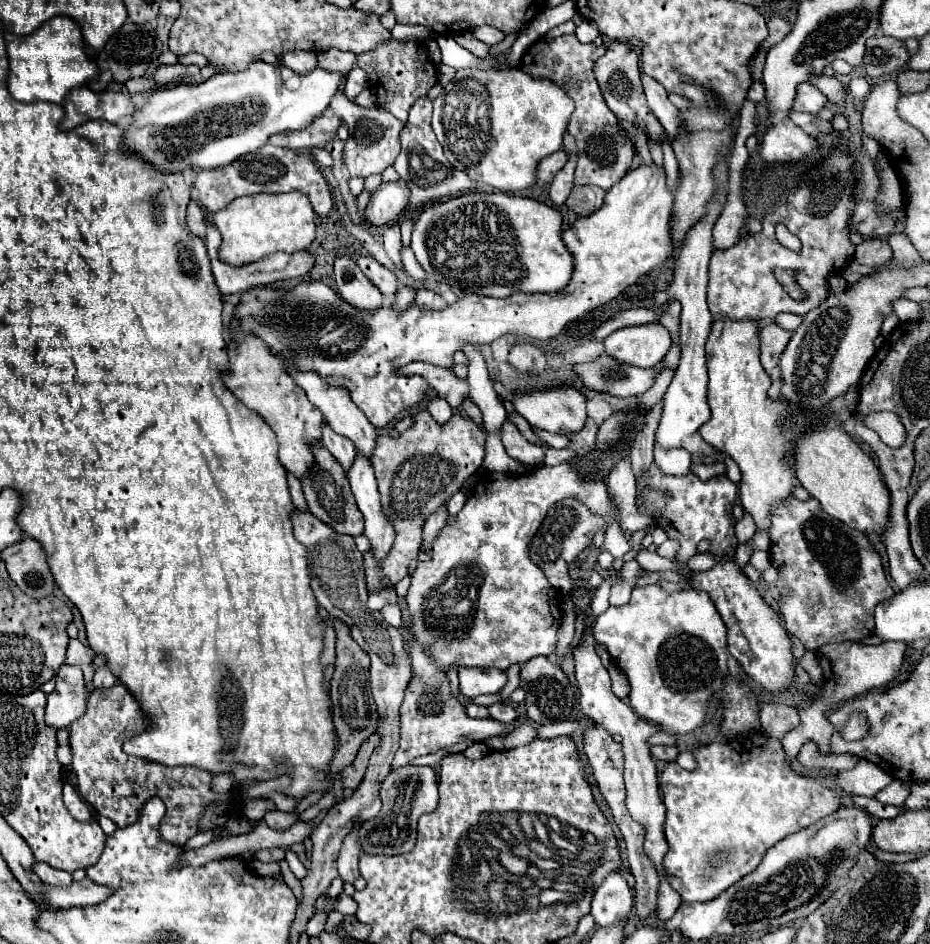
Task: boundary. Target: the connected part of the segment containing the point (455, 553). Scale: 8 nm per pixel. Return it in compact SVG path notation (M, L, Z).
M567 463L555 467L541 465L523 475L487 473L459 511L457 523L453 527L443 527L433 545L431 563L417 565L405 597L411 615L411 627L407 627L407 633L417 639L417 643L433 657L435 663L441 665L443 673L447 673L449 667L497 667L505 671L509 665L523 663L535 655L549 657L555 653L563 595L551 587L543 569L531 561L529 545L537 535L549 507L569 495L579 497L591 511L609 521L609 529L605 531L605 549L613 557L621 559L631 549L631 543L619 529L619 521L611 515L605 485L581 481Z

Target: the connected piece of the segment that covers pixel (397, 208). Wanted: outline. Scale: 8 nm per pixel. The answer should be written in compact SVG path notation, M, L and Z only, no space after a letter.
M403 179L397 183L381 183L365 209L365 221L371 227L383 229L385 225L399 221L399 213L403 215L405 205L409 205L409 189Z

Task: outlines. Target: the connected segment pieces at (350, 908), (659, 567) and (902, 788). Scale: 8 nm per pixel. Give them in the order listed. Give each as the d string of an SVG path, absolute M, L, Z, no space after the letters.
M343 893L341 897L337 897L335 911L341 911L343 915L355 915L355 913L357 913L357 903L353 901L353 897L347 897L347 895Z
M646 549L639 551L635 560L639 565L648 571L676 571L682 575L677 565L669 559L662 558L656 552L650 552Z
M893 779L893 783L889 787L885 787L875 799L881 803L887 803L887 805L903 805L905 799L909 797L909 793L911 793L911 781Z

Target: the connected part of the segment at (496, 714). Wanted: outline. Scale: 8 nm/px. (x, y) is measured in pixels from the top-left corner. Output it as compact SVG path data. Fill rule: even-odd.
M503 701L503 703L493 703L493 705L489 705L487 709L489 709L491 719L497 719L497 721L501 721L501 723L513 723L513 721L517 719L515 709L513 709L507 701Z

